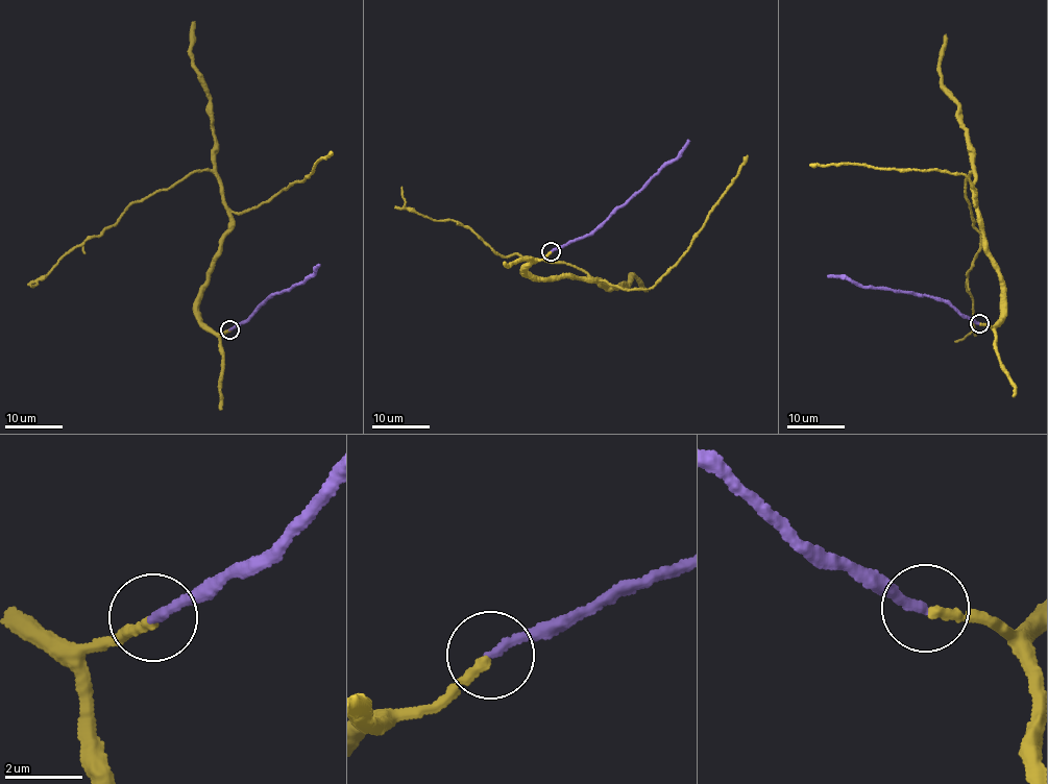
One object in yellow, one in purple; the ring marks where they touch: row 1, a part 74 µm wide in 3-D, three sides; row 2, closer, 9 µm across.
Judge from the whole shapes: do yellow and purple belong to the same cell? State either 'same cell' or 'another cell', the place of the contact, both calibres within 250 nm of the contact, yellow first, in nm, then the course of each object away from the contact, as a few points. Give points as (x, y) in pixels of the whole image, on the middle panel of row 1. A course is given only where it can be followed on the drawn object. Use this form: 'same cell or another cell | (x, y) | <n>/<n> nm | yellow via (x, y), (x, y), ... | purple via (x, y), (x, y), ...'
same cell | (551, 251) | 260/240 nm | yellow via (551, 251), (526, 271), (544, 279), (601, 285), (565, 263), (503, 255), (457, 221), (411, 211), (401, 187) | purple via (551, 251), (592, 234), (669, 163), (689, 140)

